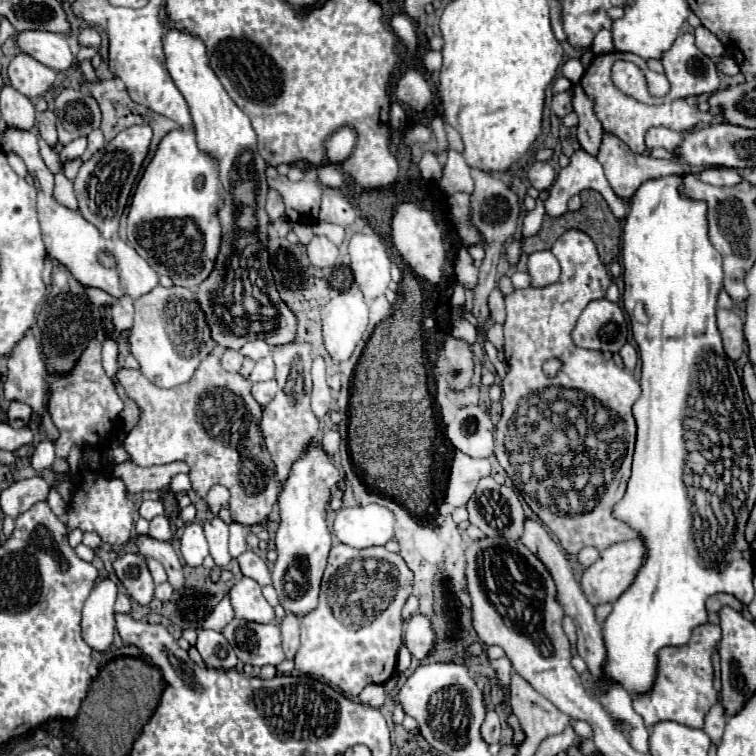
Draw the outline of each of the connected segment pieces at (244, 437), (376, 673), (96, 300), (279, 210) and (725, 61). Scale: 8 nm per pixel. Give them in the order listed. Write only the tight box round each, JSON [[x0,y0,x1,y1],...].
[[116,355,280,527],[296,543,412,697],[86,287,114,307],[266,191,284,221],[718,57,740,75]]

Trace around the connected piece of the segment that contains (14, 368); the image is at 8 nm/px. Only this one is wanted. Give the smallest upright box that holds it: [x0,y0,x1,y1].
[4,329,46,415]

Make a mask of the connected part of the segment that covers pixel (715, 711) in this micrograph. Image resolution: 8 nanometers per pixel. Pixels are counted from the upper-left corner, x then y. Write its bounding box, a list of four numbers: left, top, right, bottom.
[704,703,726,747]

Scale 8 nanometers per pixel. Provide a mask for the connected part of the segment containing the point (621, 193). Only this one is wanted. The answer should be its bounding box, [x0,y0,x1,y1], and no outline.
[598,133,686,201]

